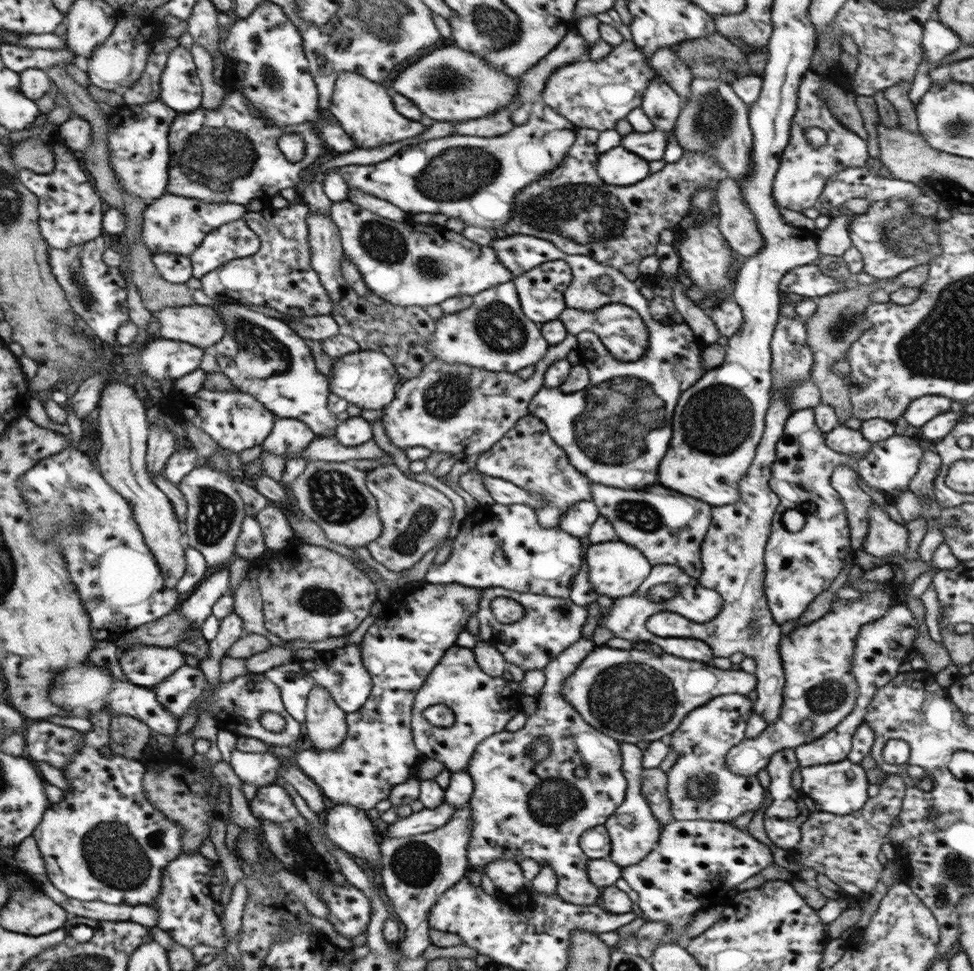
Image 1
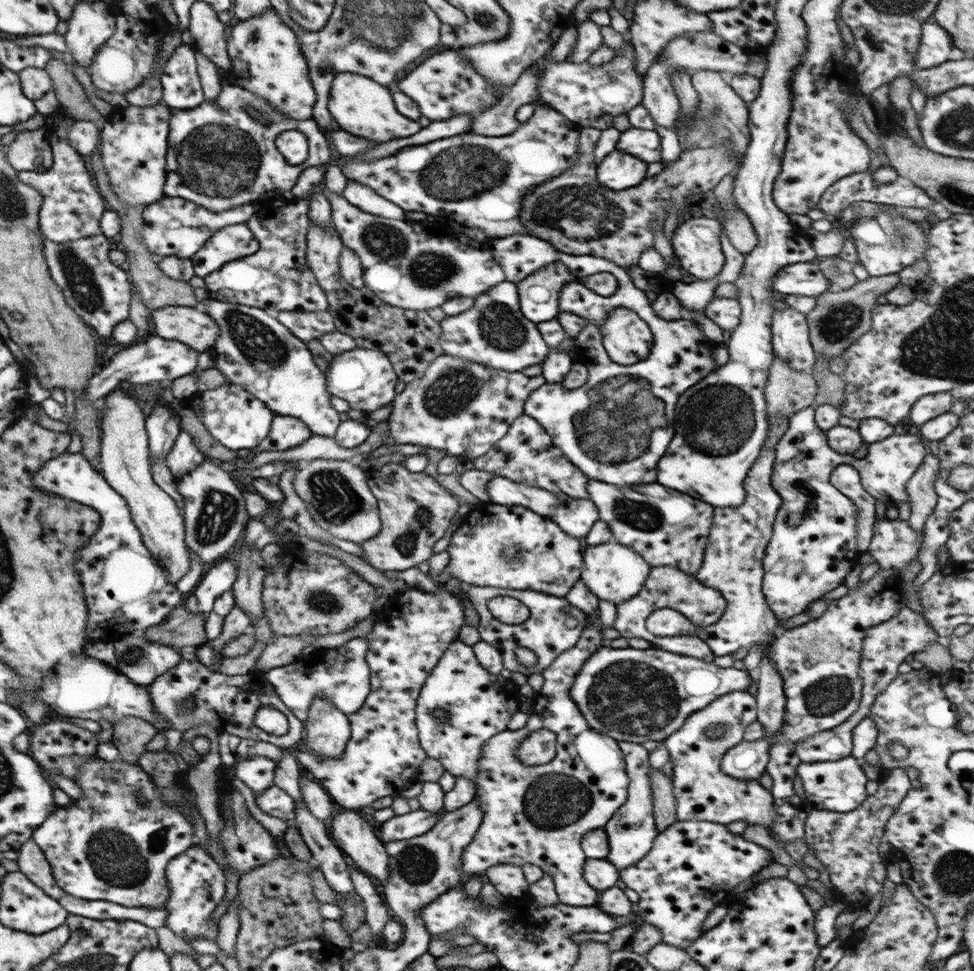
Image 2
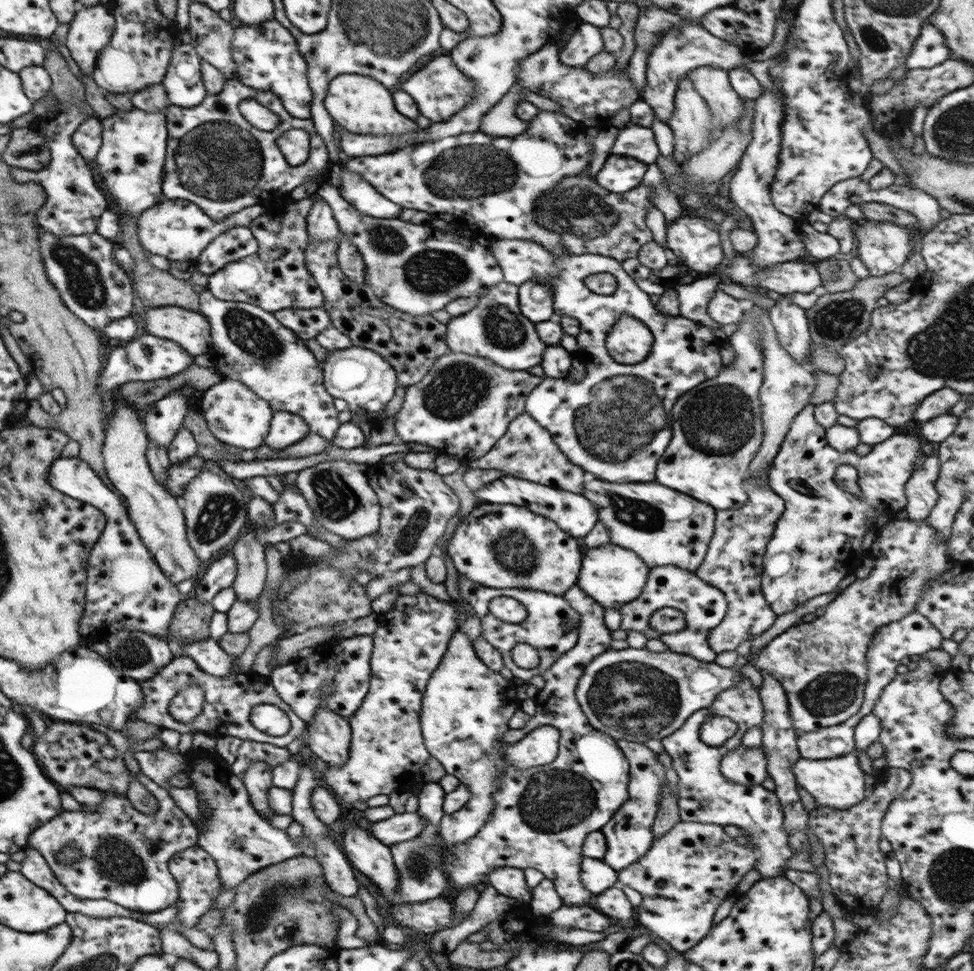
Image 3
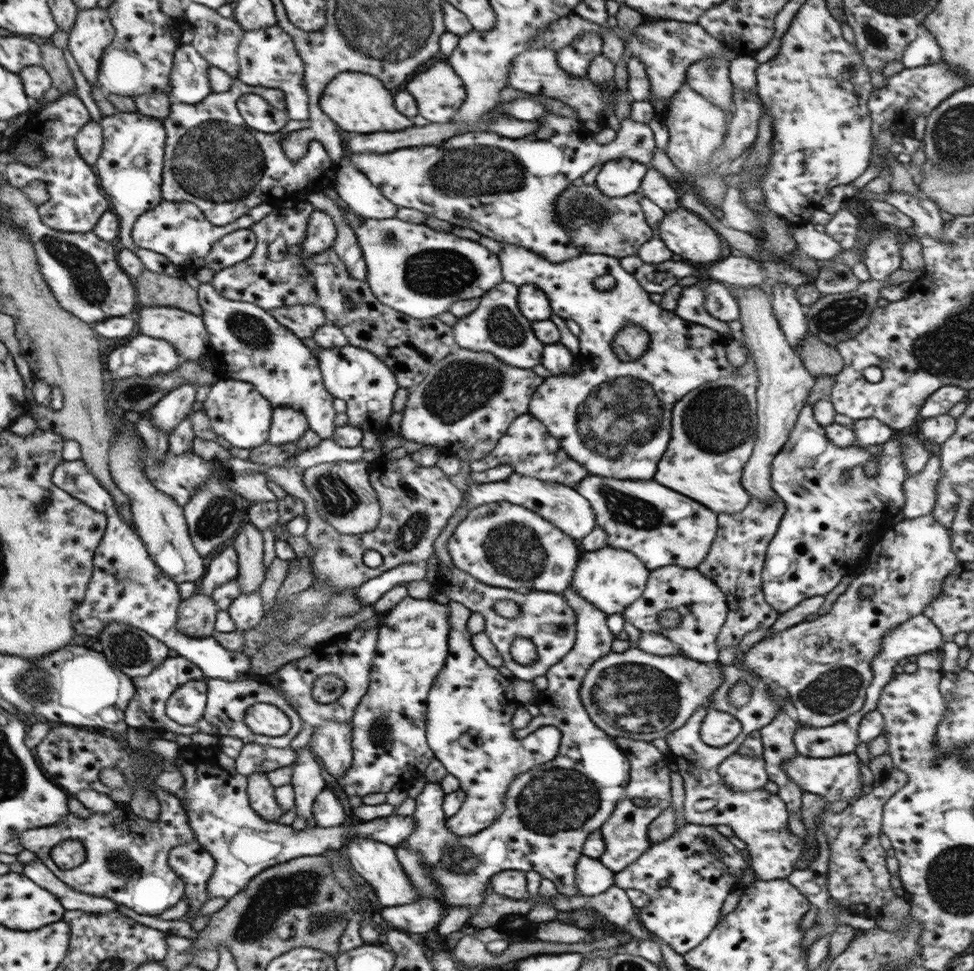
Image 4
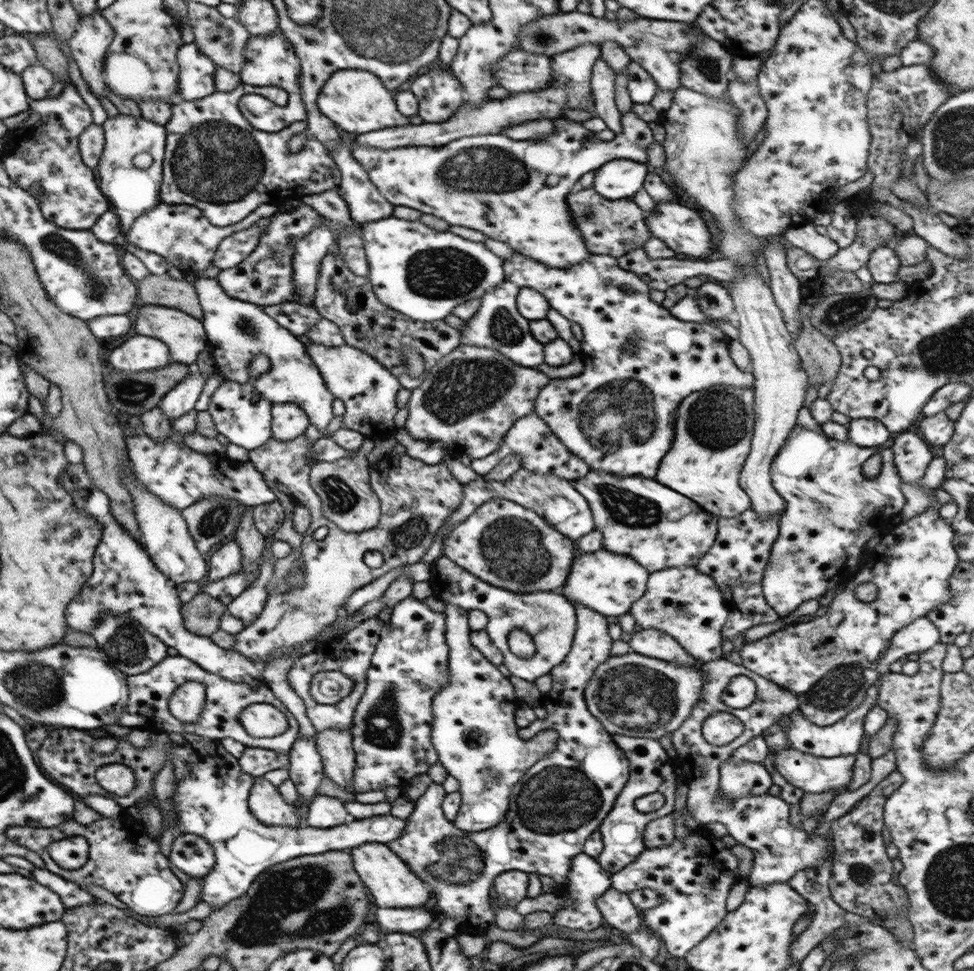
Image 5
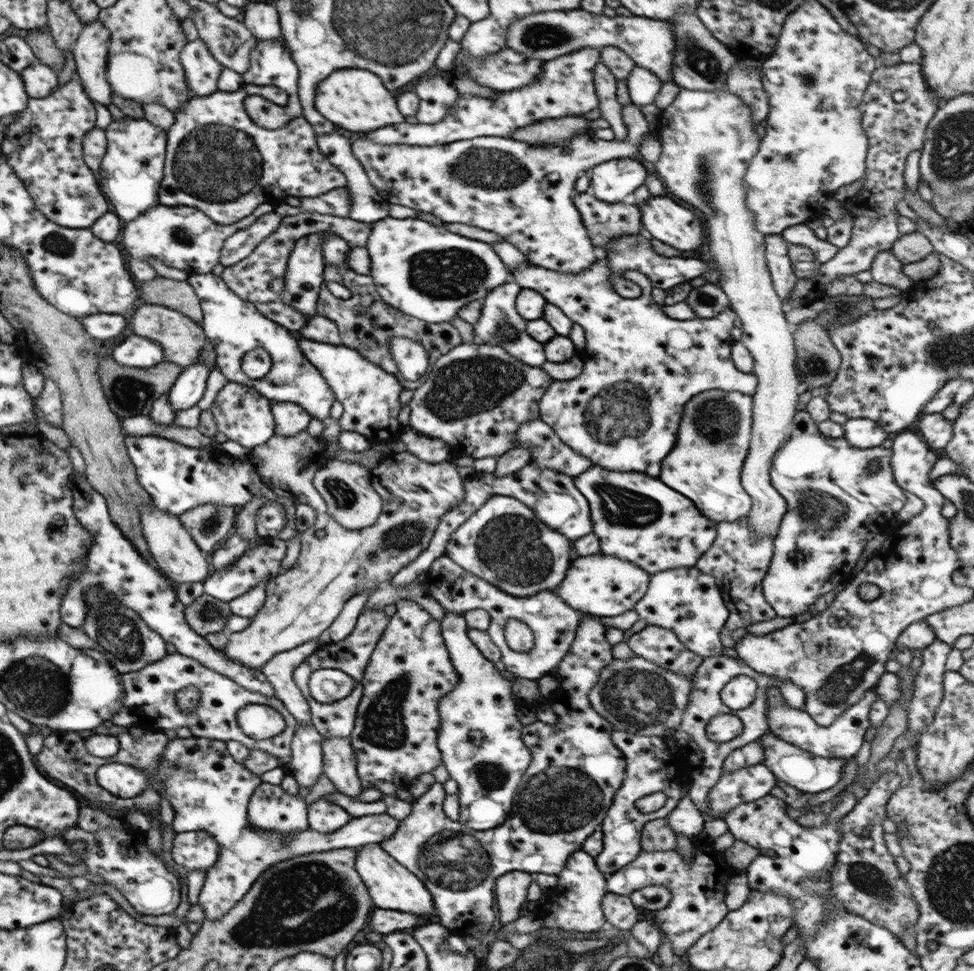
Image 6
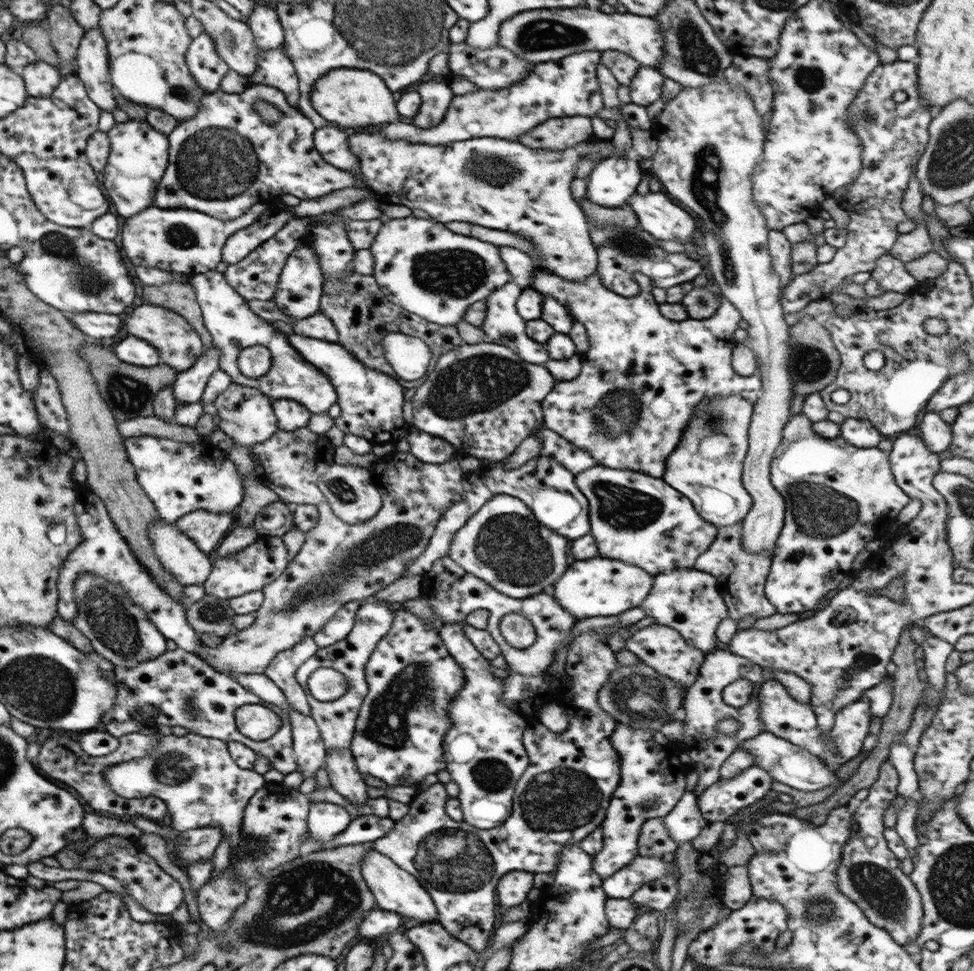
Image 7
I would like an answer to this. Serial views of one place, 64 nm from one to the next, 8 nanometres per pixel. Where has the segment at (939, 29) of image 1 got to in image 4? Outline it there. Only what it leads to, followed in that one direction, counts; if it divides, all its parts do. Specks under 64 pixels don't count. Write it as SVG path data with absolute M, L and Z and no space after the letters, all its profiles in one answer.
M920 30L905 47L900 62L904 68L913 68L938 63L941 59L942 50L934 36L929 31Z

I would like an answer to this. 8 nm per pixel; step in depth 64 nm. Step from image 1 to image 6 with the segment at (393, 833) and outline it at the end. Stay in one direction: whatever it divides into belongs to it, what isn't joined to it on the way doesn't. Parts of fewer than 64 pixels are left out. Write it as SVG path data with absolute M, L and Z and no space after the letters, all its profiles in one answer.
M191 736L185 739L176 737L168 740L160 760L156 760L156 766L152 772L146 772L142 768L135 768L133 765L107 763L100 766L96 771L96 780L99 786L102 786L113 796L129 798L135 796L138 792L144 790L147 785L151 785L155 792L157 790L158 780L163 780L163 796L169 801L174 812L172 821L172 830L175 833L191 832L204 830L213 841L218 845L218 862L216 861L207 871L205 871L205 880L197 896L197 904L203 911L205 920L215 922L217 918L221 920L225 912L229 912L237 903L244 898L244 895L252 887L252 882L257 880L269 866L273 863L279 863L287 859L299 857L317 852L326 852L339 848L358 849L364 845L382 842L393 837L397 830L398 820L387 815L367 815L359 818L351 818L347 824L340 829L335 829L330 833L320 833L313 829L305 829L298 833L293 833L289 838L283 838L279 831L268 831L259 827L251 827L249 816L247 816L248 800L252 792L260 786L260 777L251 773L238 762L227 749L227 745L222 740L208 739L205 737Z

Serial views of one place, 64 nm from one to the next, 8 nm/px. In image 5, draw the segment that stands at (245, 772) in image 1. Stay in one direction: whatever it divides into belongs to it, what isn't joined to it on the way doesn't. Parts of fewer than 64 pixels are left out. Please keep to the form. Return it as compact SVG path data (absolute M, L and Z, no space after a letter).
M253 777L248 794L248 808L252 815L266 825L299 827L299 803L287 804L276 787L263 777Z

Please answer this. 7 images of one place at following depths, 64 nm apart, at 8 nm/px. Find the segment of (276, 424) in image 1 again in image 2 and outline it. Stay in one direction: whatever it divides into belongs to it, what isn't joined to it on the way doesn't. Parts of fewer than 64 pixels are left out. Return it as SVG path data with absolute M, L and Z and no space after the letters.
M275 414L271 420L270 430L244 461L251 460L261 451L281 452L288 448L299 446L311 437L311 432L301 420L293 416L279 416Z

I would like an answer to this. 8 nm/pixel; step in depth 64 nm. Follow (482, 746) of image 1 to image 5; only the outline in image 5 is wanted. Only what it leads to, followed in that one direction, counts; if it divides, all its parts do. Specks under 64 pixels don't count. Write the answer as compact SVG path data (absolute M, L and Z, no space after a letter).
M573 603L576 629L570 651L557 666L548 672L551 688L544 694L547 718L532 720L526 727L517 729L517 736L526 741L537 731L553 729L558 737L556 747L530 766L514 784L509 795L509 806L503 820L491 828L479 832L463 832L444 817L442 800L445 791L439 783L430 783L425 791L413 801L413 810L405 819L404 831L399 839L387 842L387 848L401 859L409 871L419 878L432 896L432 906L437 914L457 922L457 934L477 935L483 938L494 924L490 903L494 900L491 889L493 880L501 872L519 870L527 874L547 876L557 887L567 883L571 859L581 853L585 840L597 830L605 815L611 810L614 800L628 779L628 760L623 751L612 741L610 735L587 710L583 689L593 674L594 668L610 655L611 638L607 627L609 619L595 610Z

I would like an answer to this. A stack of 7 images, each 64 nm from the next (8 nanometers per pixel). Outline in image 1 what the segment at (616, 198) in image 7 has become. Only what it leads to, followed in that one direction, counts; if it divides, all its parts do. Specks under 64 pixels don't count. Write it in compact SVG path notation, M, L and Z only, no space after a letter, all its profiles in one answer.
M619 145L598 156L596 173L603 182L622 187L643 180L649 171L645 160Z

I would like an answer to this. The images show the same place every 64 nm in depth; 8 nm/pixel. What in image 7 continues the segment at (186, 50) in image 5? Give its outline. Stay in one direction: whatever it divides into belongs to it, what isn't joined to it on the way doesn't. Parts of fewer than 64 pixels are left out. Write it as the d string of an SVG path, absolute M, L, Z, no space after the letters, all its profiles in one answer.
M205 33L192 40L184 60L197 86L209 92L218 89L219 81L229 70L225 61L219 58L213 41Z

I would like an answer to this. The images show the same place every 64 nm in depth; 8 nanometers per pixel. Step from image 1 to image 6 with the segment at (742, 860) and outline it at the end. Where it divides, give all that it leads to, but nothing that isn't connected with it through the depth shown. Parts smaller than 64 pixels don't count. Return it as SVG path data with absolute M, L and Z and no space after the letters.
M692 841L691 860L685 862L676 849L665 852L640 852L624 868L613 872L605 880L607 893L628 896L630 892L650 885L658 885L669 891L668 904L658 911L652 911L653 920L662 936L667 937L674 954L686 954L686 950L706 932L715 928L728 909L723 902L725 883L735 874L723 858L722 852L714 850L712 844Z

